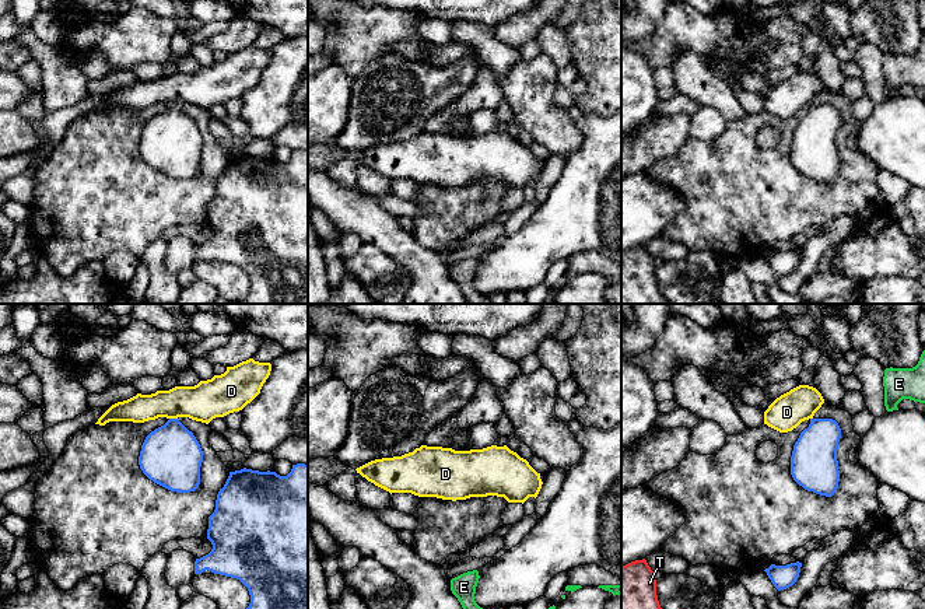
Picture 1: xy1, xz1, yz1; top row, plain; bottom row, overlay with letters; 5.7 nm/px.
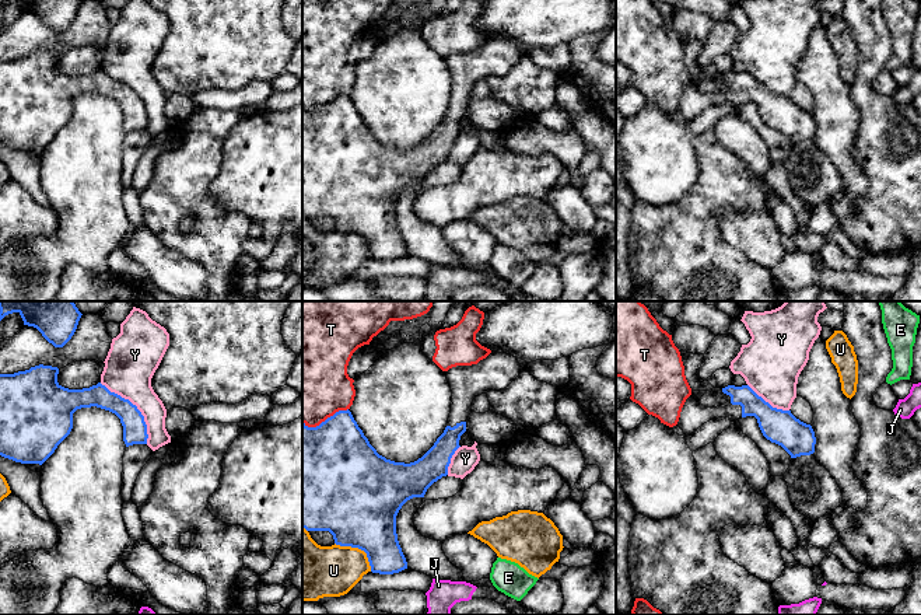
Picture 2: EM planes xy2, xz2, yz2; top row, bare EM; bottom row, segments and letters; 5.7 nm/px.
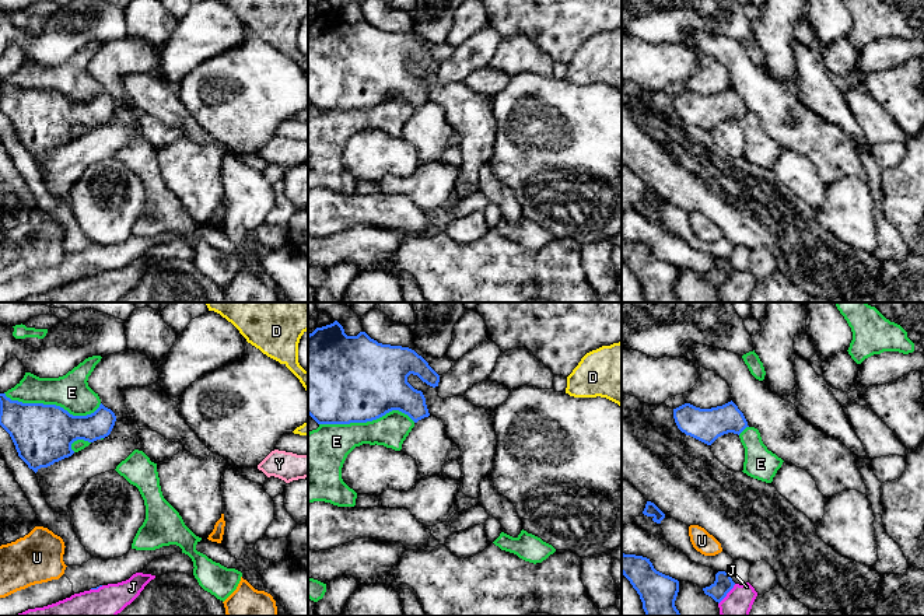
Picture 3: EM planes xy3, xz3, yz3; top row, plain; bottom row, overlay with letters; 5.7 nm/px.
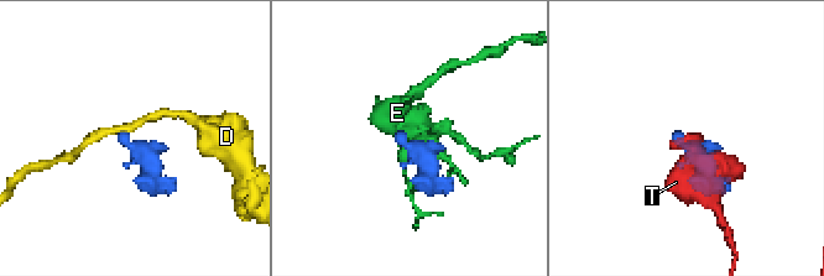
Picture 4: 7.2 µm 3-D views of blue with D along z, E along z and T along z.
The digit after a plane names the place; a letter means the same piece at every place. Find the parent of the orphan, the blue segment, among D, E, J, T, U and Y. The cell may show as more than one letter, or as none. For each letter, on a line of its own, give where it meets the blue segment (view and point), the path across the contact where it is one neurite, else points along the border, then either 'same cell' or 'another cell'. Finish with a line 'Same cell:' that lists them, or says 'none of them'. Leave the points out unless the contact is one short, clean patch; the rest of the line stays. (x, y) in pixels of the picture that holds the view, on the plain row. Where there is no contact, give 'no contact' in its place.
D: meets blue in xy1 at (174, 105); border along xy1 (170, 104), (177, 105); another cell
E: meets blue in xy3 at (52, 91); another cell
J: meets blue in yz3 at (727, 279); border along yz3 (735, 270), (718, 290); another cell
T: meets blue in xz2 at (326, 105); another cell
U: meets blue in xz2 at (359, 234); another cell
Y: meets blue in xy2 at (136, 93); another cell
Same cell: none of them

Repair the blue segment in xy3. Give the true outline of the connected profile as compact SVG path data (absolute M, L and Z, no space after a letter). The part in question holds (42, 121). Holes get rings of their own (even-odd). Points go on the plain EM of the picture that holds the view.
M0 80L0 112L10 120L18 143L35 160L41 154L48 154L55 148L71 143L74 140L71 130L77 126L94 129L108 123L115 108L115 99L102 90L91 101L73 102L56 91L22 90L11 87L6 80Z

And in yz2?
M728 71L722 78L728 88L717 94L703 92L694 81L686 85L677 108L686 122L712 105L729 104L736 108L754 102L763 122L781 132L791 144L815 139L816 123L812 112L796 105L791 97L773 94L749 71Z

